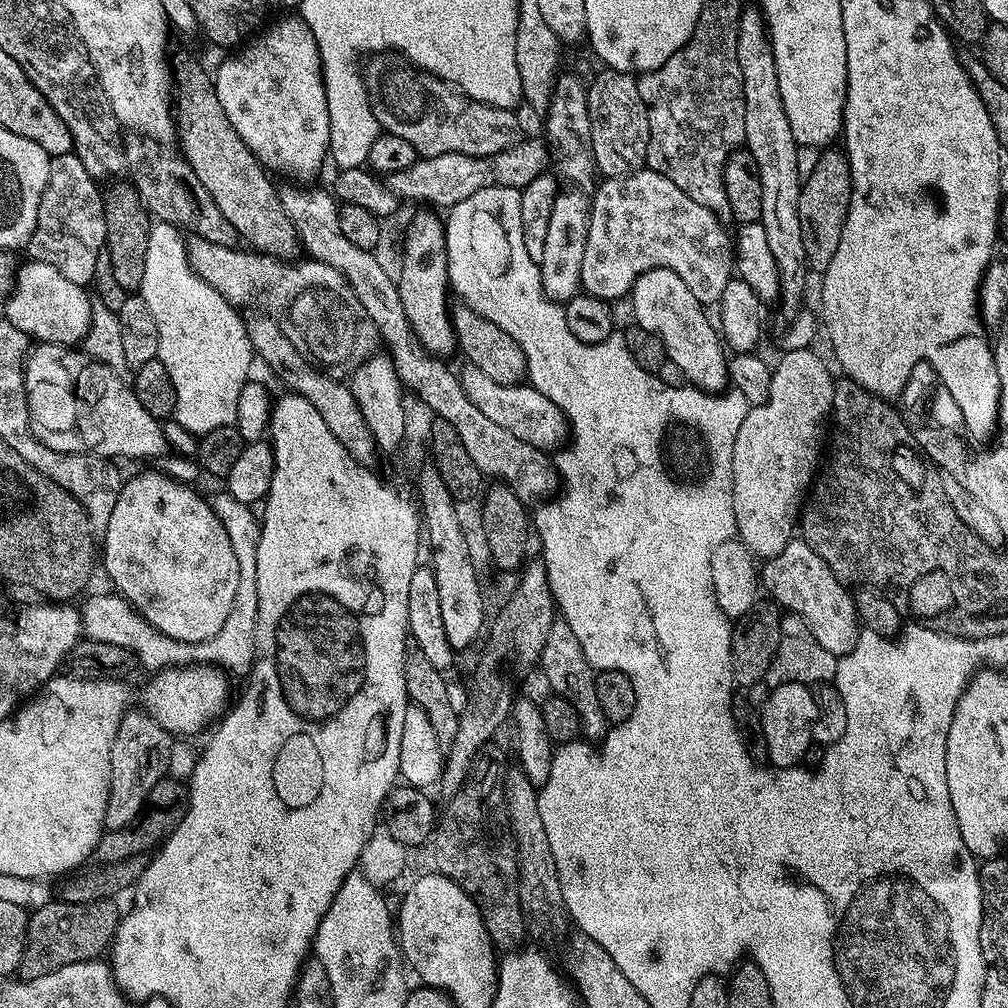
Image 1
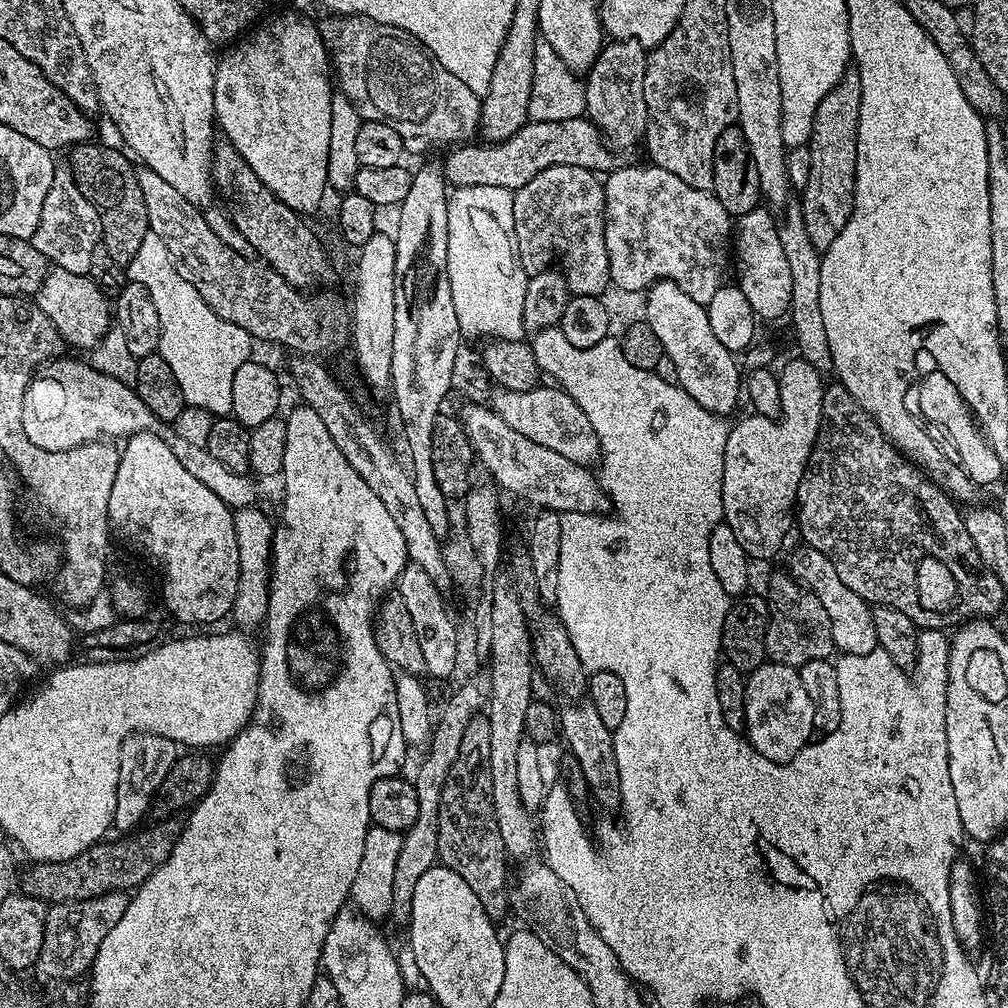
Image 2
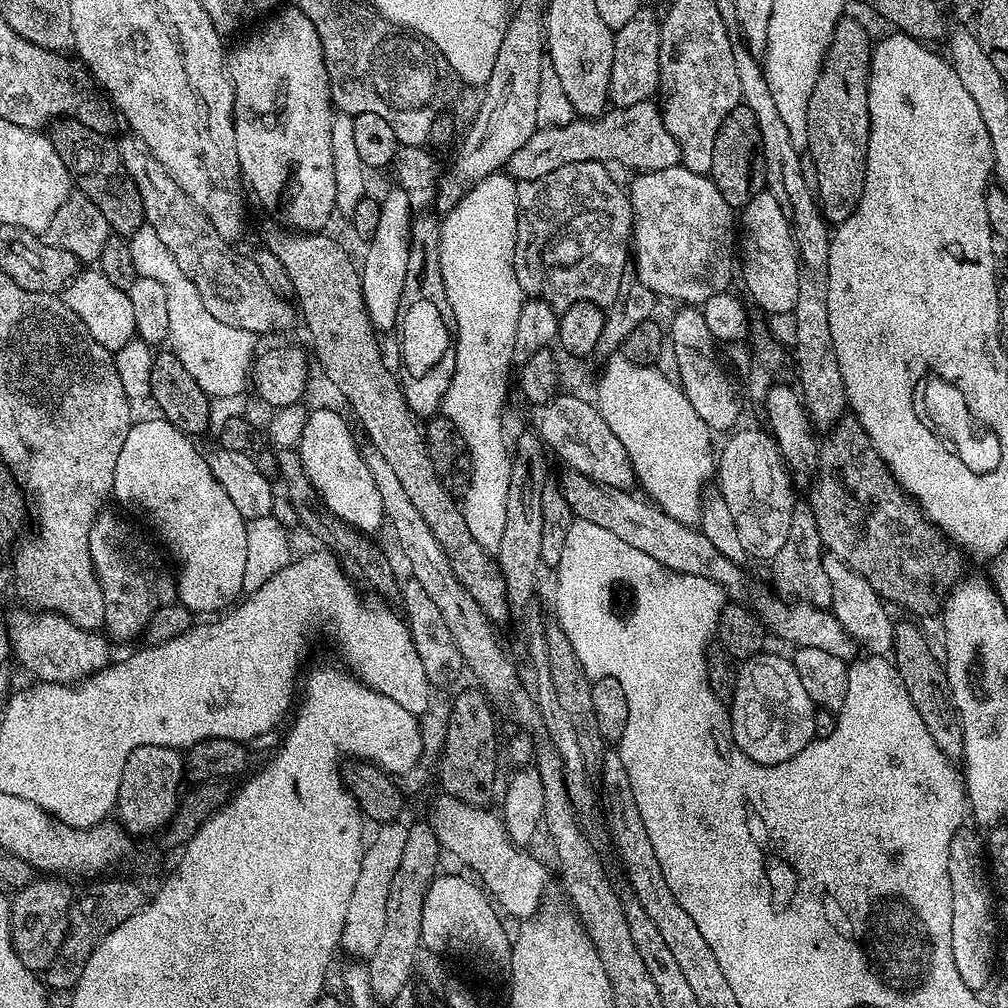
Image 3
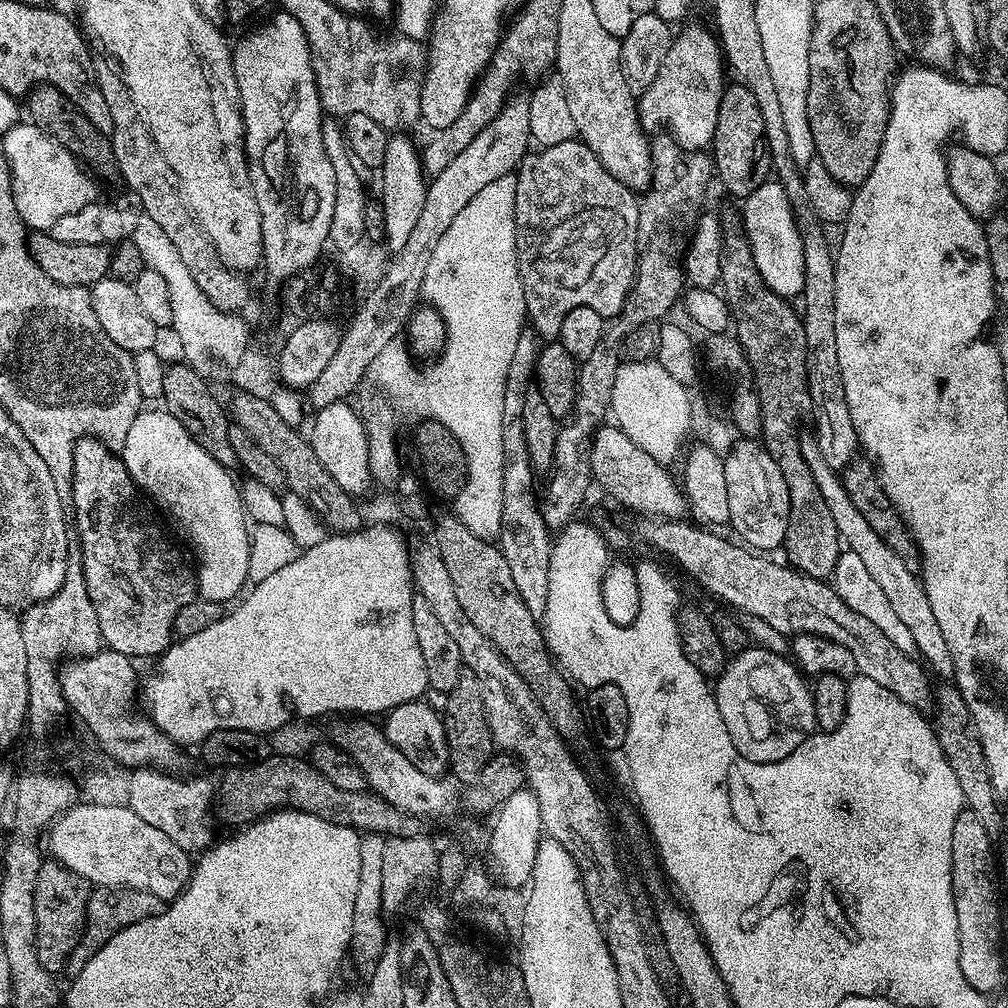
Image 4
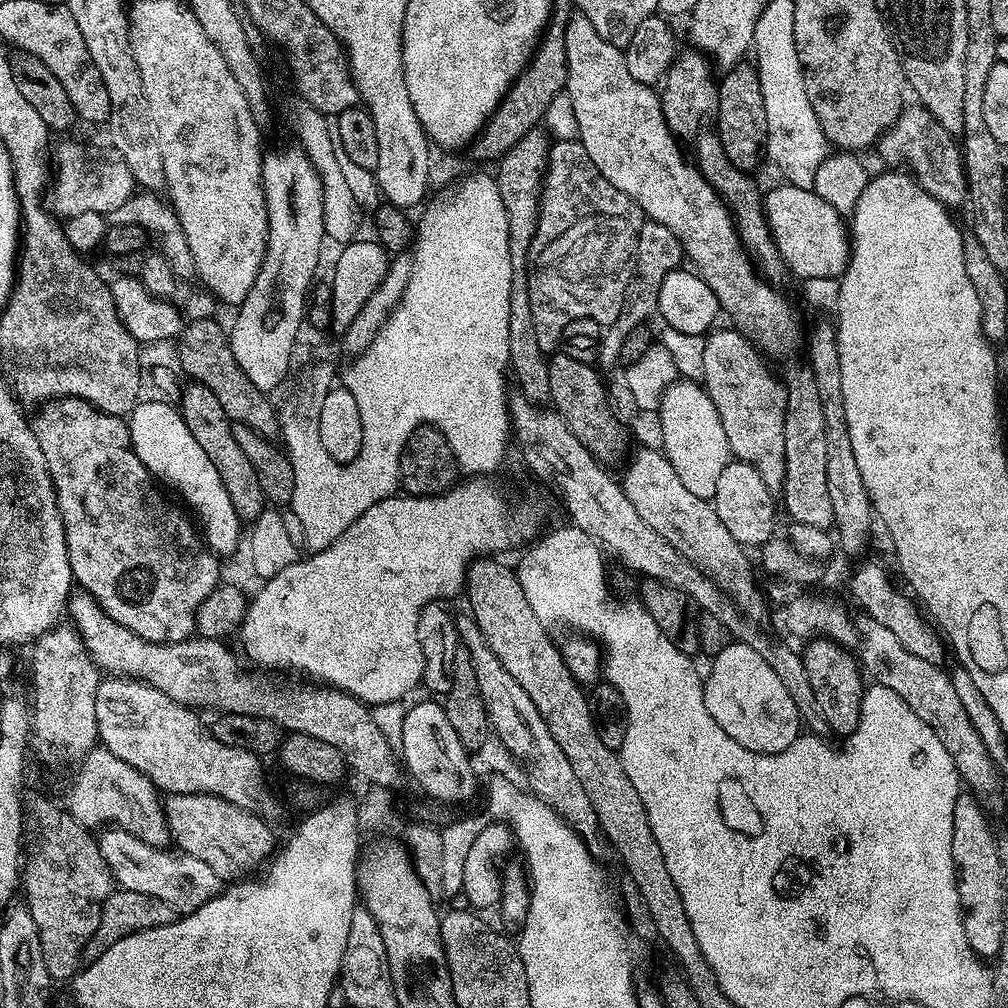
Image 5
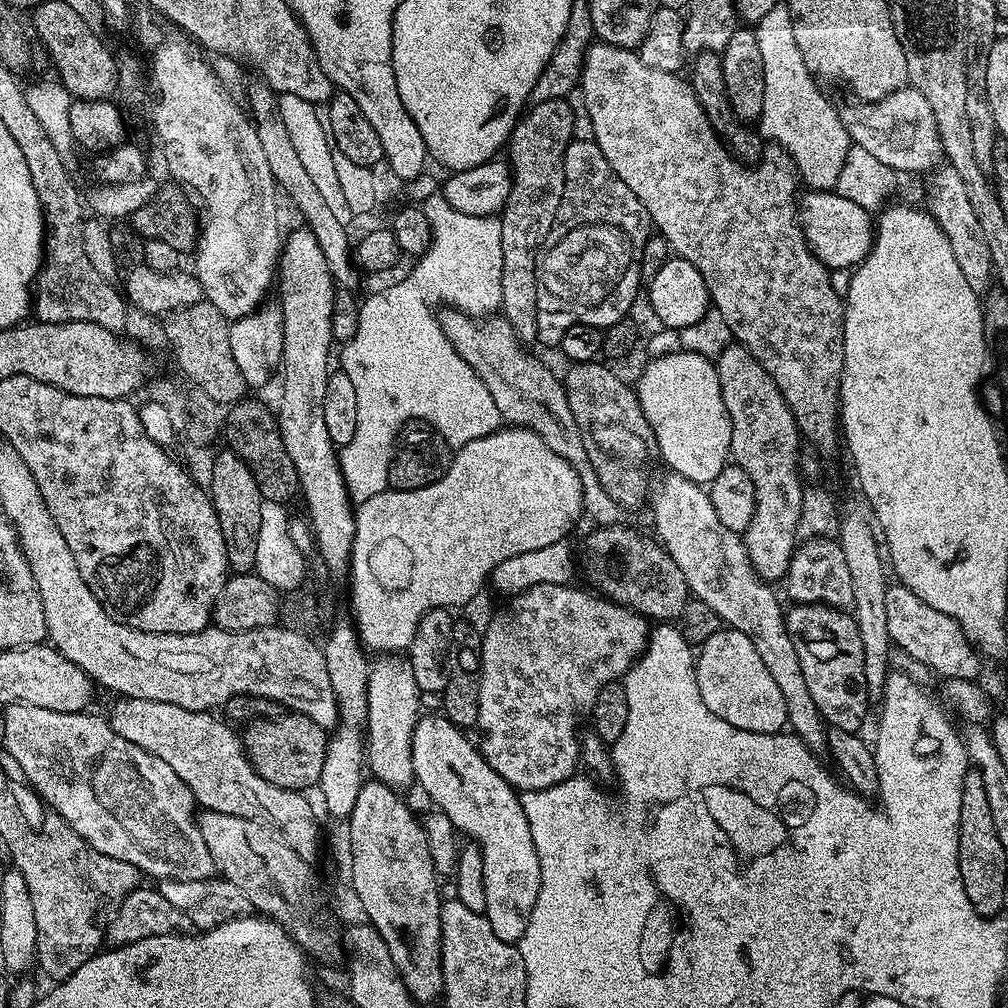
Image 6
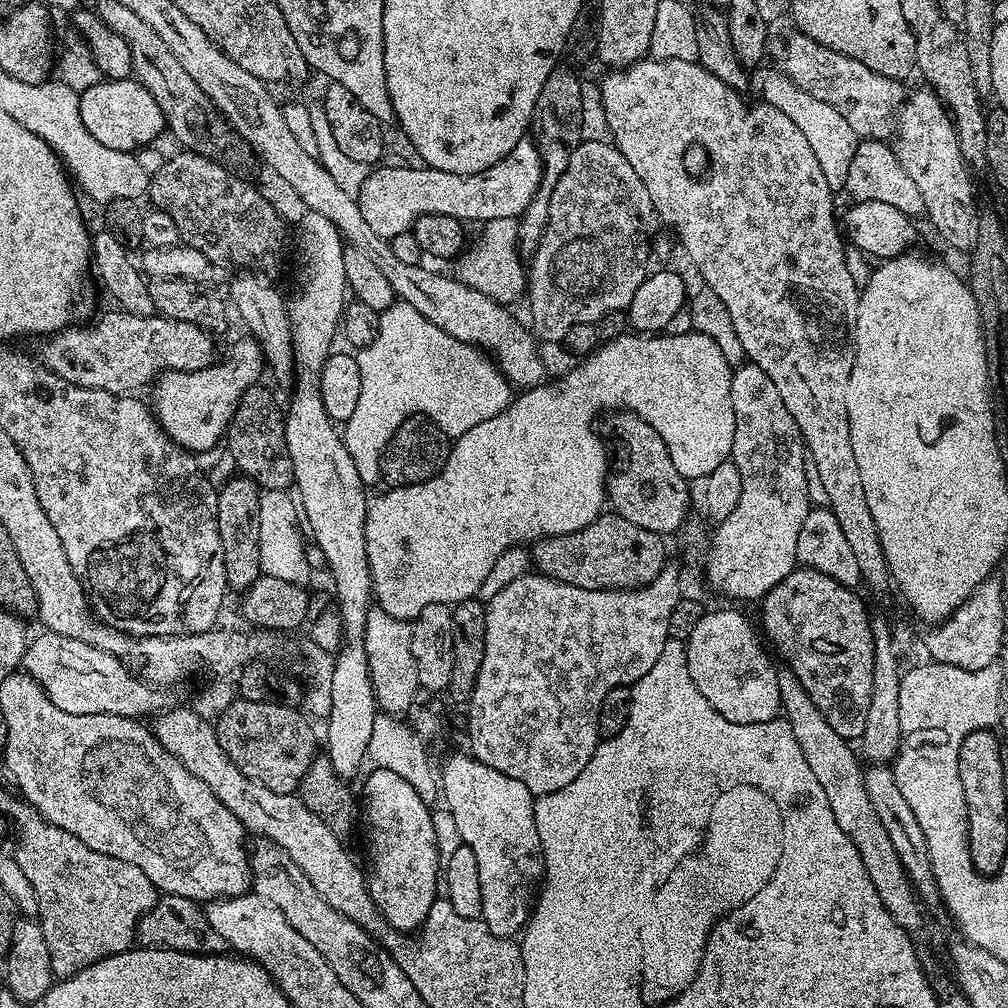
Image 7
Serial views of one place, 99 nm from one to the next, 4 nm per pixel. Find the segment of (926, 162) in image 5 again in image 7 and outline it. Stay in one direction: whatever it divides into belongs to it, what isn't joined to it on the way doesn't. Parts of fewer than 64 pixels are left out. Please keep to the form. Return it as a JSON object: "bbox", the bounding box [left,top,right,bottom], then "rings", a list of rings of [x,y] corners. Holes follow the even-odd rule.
{"bbox":[784,34,905,138],"rings":[[[803,34],[795,35],[784,44],[784,75],[794,82],[794,86],[818,98],[818,102],[834,106],[834,110],[846,118],[850,130],[854,130],[857,138],[879,137],[879,132],[887,126],[888,119],[891,116],[893,119],[894,113],[905,103],[905,85],[870,70],[868,66],[862,66],[862,62],[846,54],[838,54],[836,50],[814,42],[814,38]]]}

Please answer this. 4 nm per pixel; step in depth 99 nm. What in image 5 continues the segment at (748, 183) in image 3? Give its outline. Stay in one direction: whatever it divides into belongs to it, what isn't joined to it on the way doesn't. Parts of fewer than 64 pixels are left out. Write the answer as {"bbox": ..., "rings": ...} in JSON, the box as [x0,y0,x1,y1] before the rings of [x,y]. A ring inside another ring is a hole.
{"bbox":[716,62,768,170],"rings":[[[741,62],[736,64],[733,68],[727,69],[719,77],[718,80],[719,88],[717,90],[717,100],[718,100],[718,114],[717,114],[717,124],[716,124],[716,135],[720,136],[722,142],[722,148],[725,150],[728,155],[728,159],[730,162],[741,170],[754,170],[752,168],[756,168],[760,164],[760,156],[762,160],[762,153],[765,151],[767,142],[768,142],[768,131],[766,130],[766,102],[762,102],[762,82],[758,78],[758,74],[756,73],[755,67],[751,63]]]}

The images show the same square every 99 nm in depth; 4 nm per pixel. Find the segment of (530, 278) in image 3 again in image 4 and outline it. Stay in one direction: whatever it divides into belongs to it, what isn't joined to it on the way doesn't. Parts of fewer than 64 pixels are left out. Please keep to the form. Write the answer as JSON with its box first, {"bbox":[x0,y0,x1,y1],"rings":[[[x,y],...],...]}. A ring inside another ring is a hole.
{"bbox":[516,138,640,342],"rings":[[[577,138],[540,148],[524,157],[516,169],[516,265],[524,291],[524,311],[530,328],[544,342],[559,337],[562,318],[574,306],[590,306],[605,318],[617,316],[636,273],[636,239],[640,200],[628,185],[618,182],[602,162]]]}

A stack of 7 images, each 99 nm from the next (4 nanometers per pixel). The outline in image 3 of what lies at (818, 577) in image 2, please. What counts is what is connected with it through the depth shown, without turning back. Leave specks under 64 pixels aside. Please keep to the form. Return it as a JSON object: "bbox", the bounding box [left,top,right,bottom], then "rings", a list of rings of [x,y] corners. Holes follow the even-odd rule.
{"bbox":[822,554,894,657],"rings":[[[831,554],[823,557],[822,563],[826,570],[826,578],[830,578],[833,602],[830,607],[832,615],[836,616],[845,632],[849,632],[861,649],[867,650],[873,656],[887,657],[894,642],[894,620],[888,617],[885,601],[870,586],[870,582],[862,574],[854,571],[850,565]]]}

